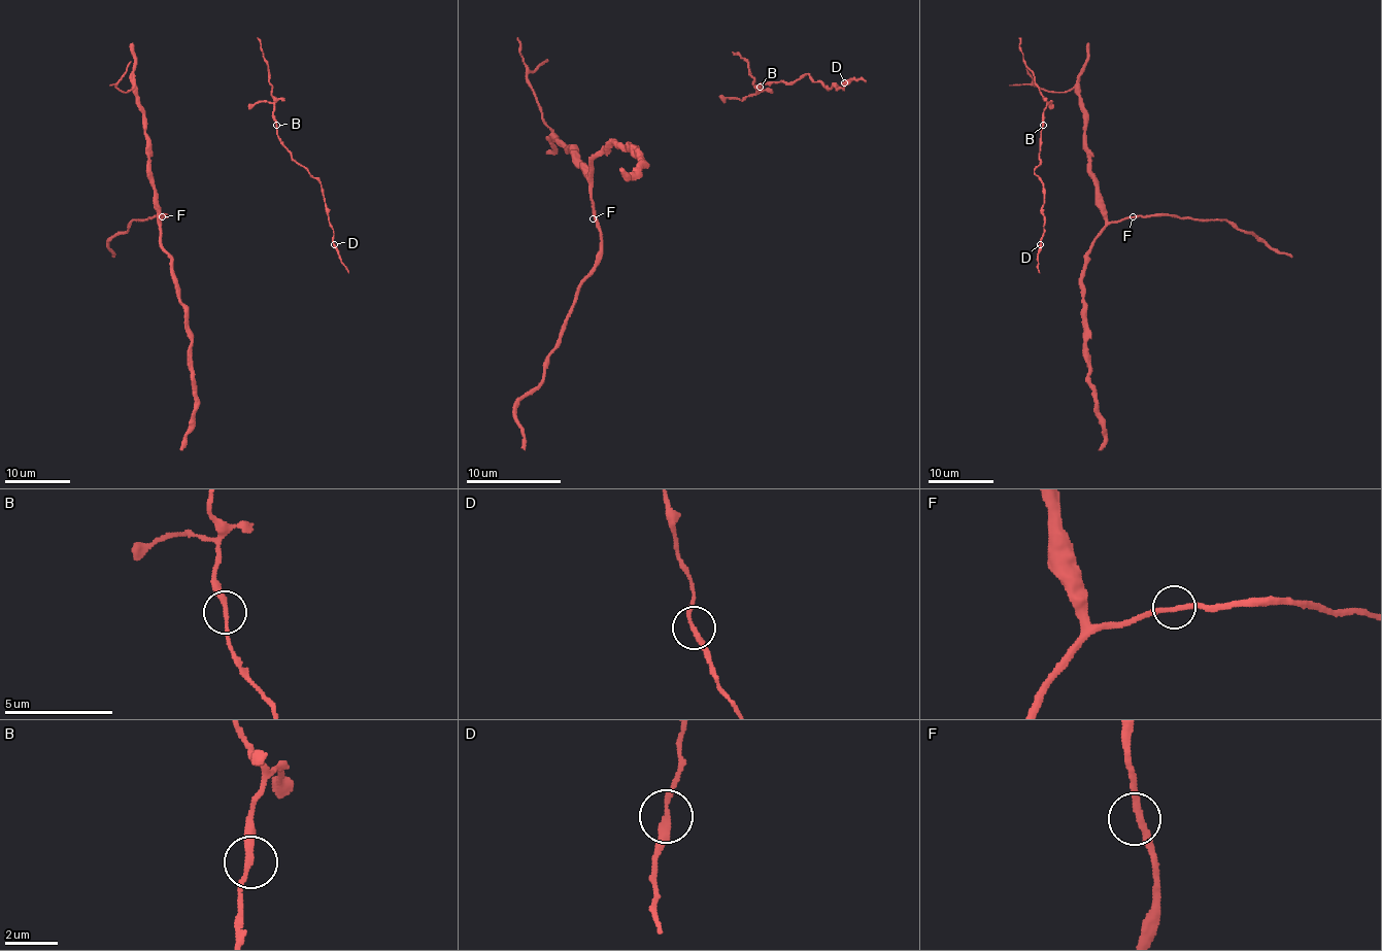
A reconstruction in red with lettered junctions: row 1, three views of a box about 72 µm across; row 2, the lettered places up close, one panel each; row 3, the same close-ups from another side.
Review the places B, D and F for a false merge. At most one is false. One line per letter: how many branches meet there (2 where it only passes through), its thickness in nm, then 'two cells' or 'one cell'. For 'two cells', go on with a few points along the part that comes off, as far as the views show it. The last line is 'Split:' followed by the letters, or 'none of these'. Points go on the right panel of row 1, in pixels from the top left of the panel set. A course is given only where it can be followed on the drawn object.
B: 2 | 240 nm | one cell
D: 2 | 240 nm | one cell
F: 2 | 240 nm | one cell
Split: none of these

